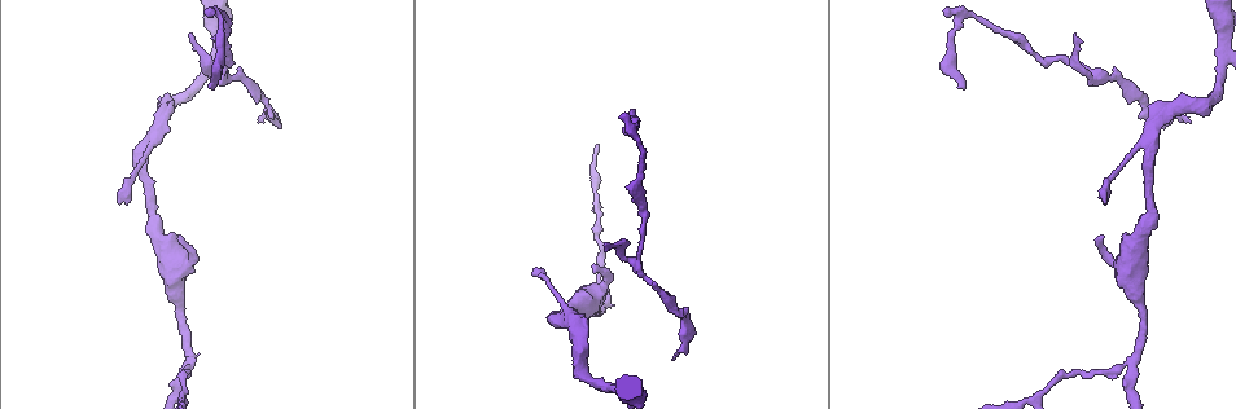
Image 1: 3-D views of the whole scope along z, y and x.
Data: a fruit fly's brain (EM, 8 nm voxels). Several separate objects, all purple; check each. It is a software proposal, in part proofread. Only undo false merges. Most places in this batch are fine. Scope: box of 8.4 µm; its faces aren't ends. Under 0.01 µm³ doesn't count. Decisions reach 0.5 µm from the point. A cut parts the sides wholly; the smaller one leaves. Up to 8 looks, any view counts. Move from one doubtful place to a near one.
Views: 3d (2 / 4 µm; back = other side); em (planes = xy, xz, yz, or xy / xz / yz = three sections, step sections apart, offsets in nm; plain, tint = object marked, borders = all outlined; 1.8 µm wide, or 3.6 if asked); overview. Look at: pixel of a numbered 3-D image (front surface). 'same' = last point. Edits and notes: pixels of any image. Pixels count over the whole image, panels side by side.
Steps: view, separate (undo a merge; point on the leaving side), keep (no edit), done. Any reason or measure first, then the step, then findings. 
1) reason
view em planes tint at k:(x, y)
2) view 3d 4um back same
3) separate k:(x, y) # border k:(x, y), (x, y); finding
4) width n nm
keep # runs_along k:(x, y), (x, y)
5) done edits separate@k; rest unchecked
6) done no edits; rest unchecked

a narrow waist
view 3d 2um at 1:(681, 323)

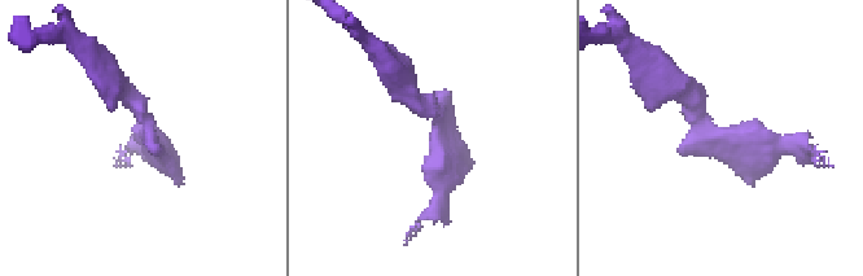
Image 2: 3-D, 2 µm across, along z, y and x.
need the tissue
view em planes tint at 2:(721, 132)

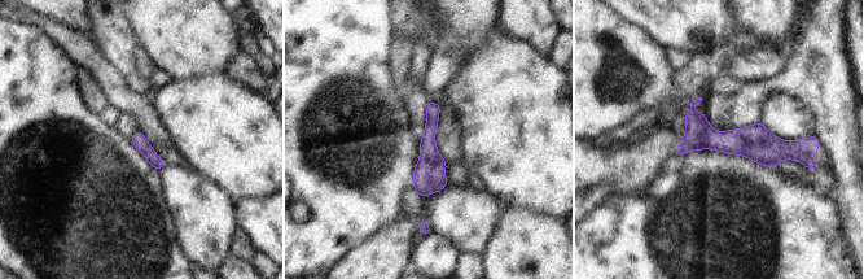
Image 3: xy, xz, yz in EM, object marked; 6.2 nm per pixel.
width 90 nm
keep # runs_along 3:(797, 143), (691, 142), (678, 151); one neuron here

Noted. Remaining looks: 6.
view 3d 2um at 1:(1130, 372)

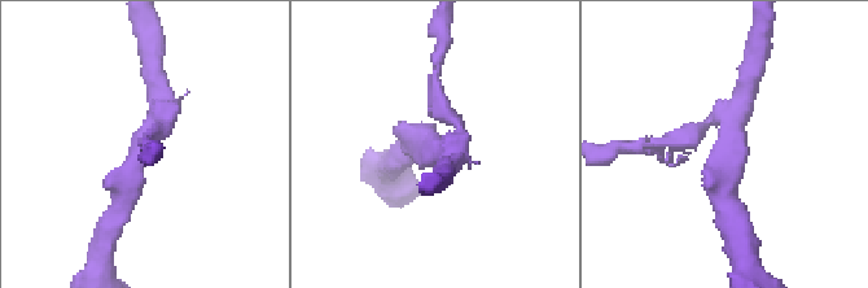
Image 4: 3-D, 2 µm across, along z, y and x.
arms 3
view em planes tint at 4:(435, 142)

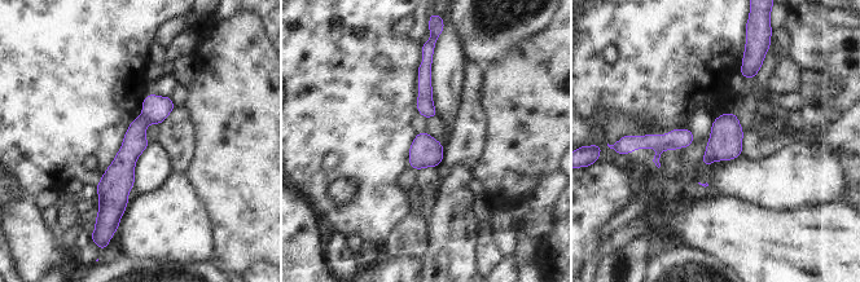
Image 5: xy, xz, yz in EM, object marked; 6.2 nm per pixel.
separate 5:(156, 109) # part_leaving 5:(425, 64), (425, 108), (428, 114); two neurons meet here

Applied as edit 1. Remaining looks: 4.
view overview

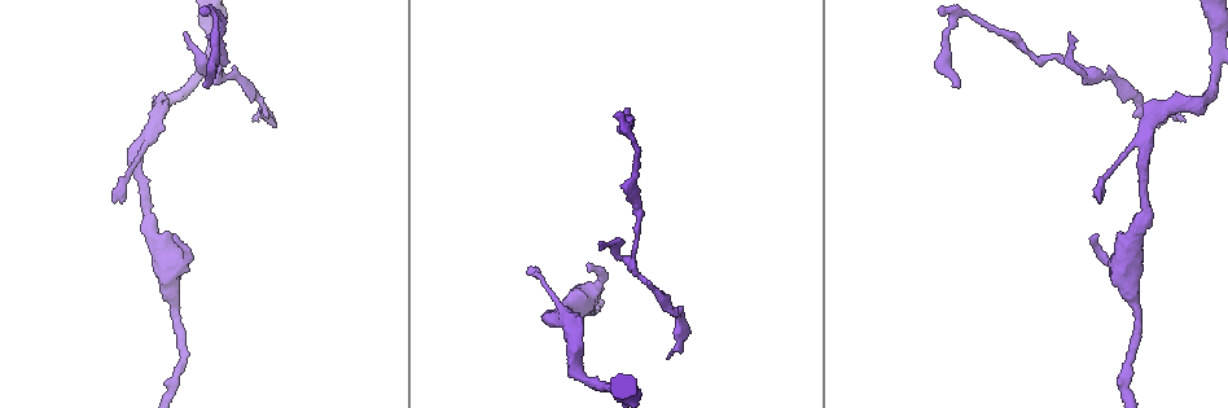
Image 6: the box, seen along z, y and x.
sharp bend
view 3d 2um at 6:(557, 320)

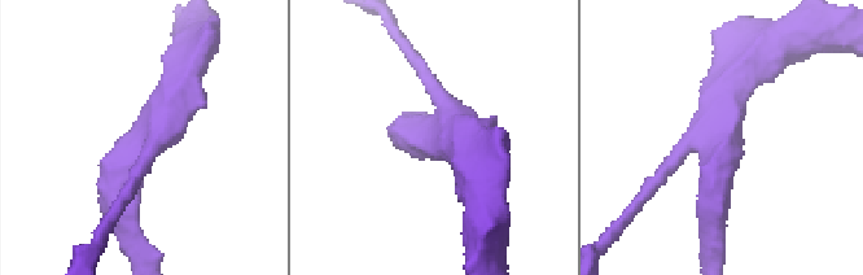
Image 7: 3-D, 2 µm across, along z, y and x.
arms 3; now the EM
view em xz step 16 tint at 7:(719, 142)

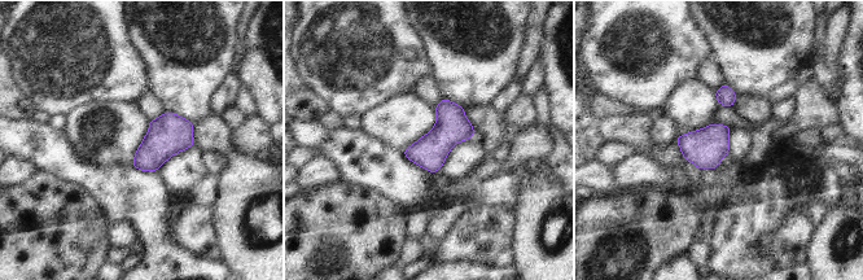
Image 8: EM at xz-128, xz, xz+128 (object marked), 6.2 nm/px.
view em yz step 8 borders same

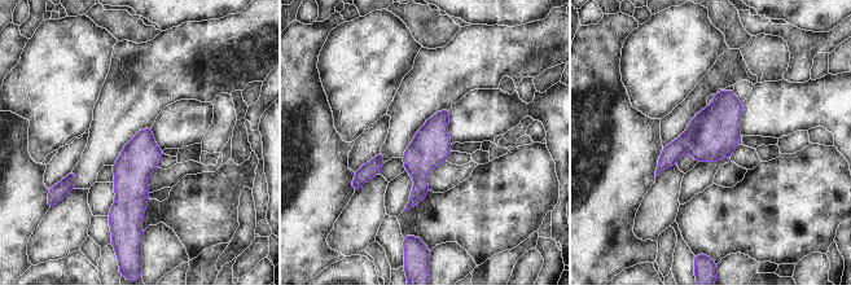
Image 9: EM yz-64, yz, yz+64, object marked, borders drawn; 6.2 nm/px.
width 240 nm
keep # all the same neuron

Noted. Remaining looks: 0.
done edits separate@5; rest unchecked

